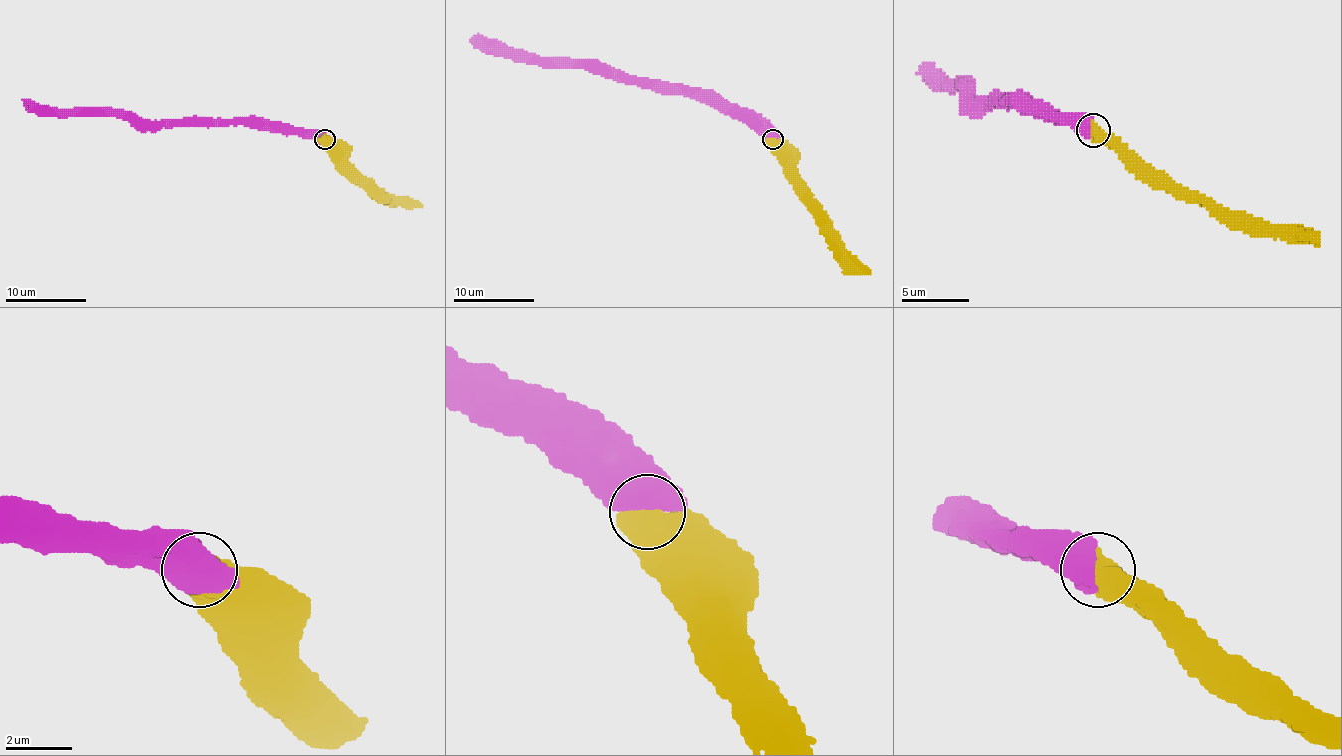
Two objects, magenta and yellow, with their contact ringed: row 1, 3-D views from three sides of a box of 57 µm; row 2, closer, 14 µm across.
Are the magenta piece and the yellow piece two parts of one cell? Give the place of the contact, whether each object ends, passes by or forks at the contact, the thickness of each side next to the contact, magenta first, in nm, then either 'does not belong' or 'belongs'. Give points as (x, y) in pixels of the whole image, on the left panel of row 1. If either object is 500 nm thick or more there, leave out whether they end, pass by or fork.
place (325, 139); calibres 500 and 700 nm; belongs

